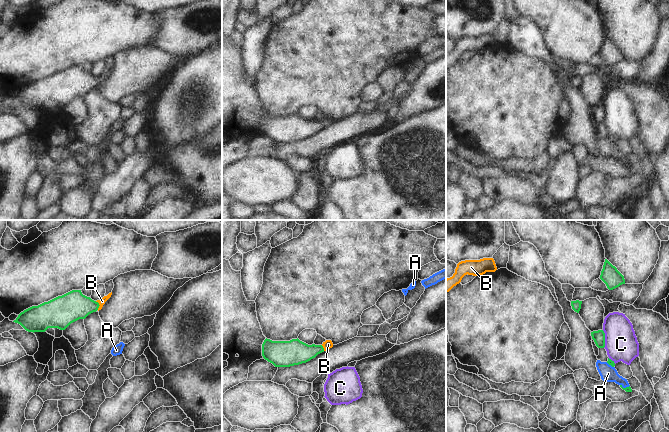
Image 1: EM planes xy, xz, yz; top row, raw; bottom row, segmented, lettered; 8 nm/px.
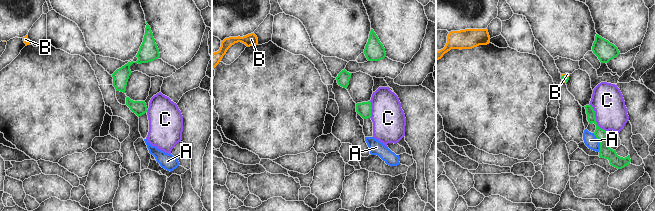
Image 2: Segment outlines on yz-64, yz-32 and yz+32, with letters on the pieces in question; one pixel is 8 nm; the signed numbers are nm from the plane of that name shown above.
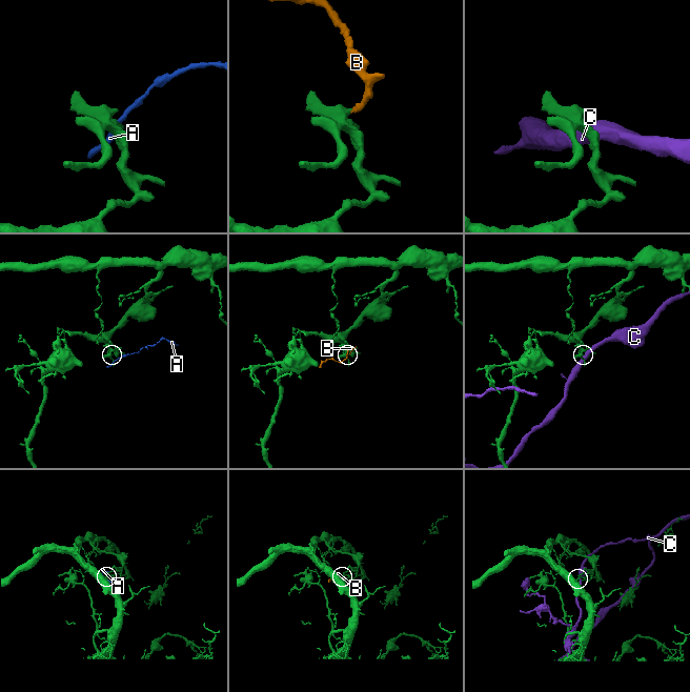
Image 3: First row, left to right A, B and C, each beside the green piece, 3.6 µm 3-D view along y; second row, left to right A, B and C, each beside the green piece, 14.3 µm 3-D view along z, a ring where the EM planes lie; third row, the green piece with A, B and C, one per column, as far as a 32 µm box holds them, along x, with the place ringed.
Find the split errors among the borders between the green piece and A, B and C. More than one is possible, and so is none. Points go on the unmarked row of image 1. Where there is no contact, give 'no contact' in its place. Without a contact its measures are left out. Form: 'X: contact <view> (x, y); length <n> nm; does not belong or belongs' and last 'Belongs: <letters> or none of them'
A: contact yz (626, 163); length 80 nm; does not belong
B: contact xy (99, 81); length 80 nm; belongs
C: contact yz (604, 115); length 140 nm; does not belong
Belongs: B

